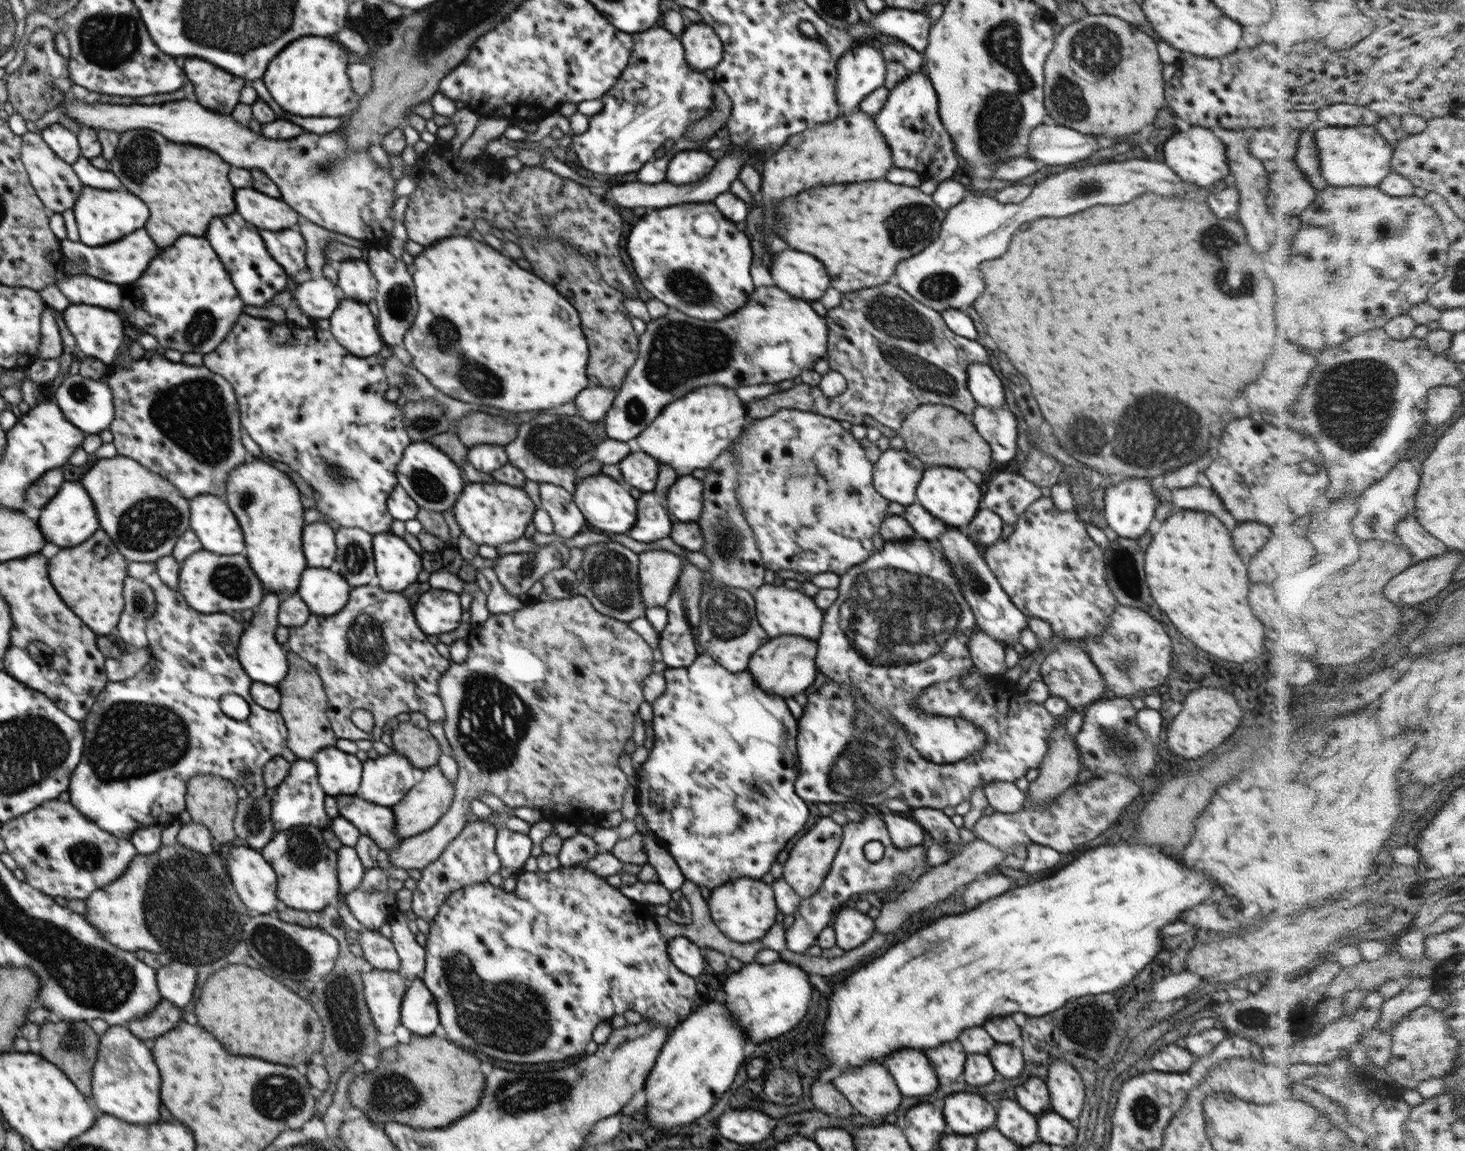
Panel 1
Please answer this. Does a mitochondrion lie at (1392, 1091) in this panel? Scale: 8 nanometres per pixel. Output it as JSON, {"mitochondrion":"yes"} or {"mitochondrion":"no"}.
{"mitochondrion":"no"}

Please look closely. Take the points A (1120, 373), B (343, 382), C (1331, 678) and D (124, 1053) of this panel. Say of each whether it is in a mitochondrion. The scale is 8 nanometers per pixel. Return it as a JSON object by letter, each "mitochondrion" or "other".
{"A":"other","B":"other","C":"other","D":"mitochondrion"}

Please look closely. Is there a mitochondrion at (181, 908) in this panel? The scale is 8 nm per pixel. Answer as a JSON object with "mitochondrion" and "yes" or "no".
{"mitochondrion":"yes"}

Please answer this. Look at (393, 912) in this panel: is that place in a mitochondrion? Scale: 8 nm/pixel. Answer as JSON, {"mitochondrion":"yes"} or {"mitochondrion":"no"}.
{"mitochondrion":"no"}

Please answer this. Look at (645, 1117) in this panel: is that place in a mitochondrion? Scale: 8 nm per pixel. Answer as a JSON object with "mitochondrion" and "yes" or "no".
{"mitochondrion":"no"}

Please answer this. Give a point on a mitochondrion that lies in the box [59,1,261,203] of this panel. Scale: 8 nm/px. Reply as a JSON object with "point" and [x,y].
{"point":[108,40]}

